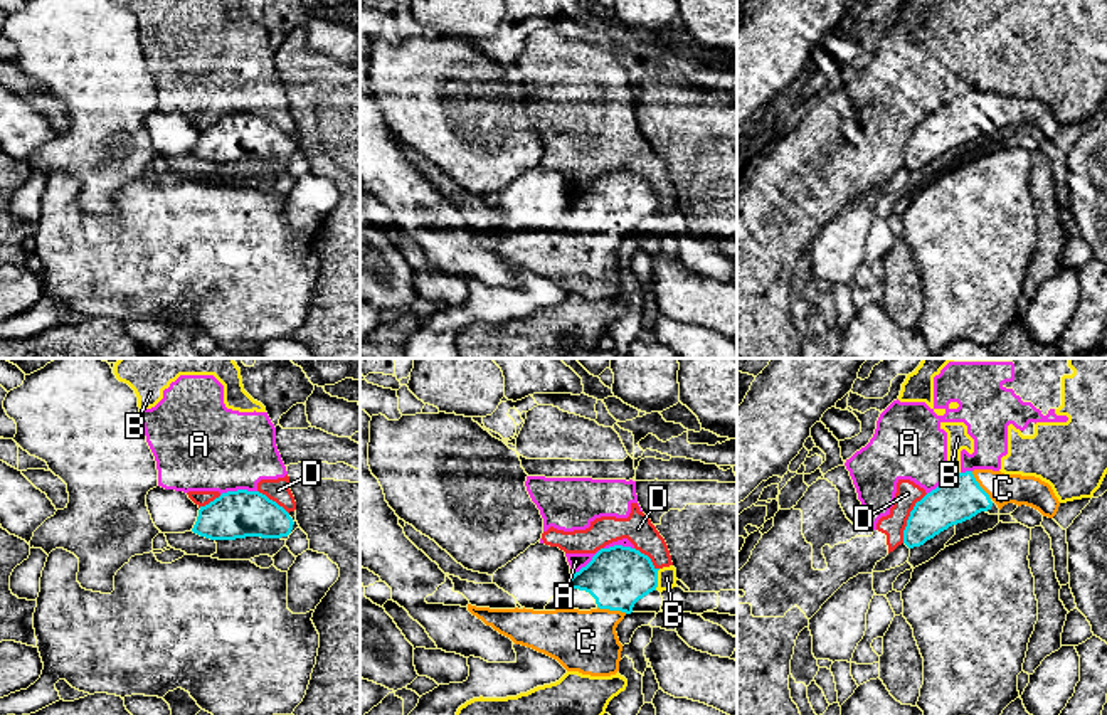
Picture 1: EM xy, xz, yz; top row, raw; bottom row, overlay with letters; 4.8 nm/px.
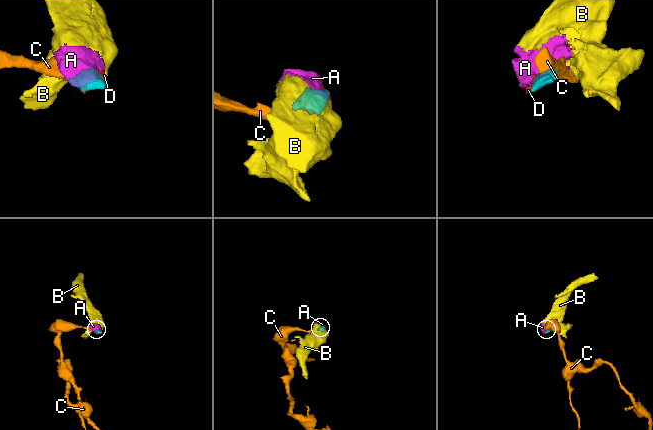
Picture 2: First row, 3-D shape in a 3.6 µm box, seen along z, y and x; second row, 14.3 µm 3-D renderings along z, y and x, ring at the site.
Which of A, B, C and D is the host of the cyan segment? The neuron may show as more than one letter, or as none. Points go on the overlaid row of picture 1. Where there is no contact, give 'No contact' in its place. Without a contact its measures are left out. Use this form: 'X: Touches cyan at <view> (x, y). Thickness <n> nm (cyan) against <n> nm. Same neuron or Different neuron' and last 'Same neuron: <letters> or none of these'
A: Touches cyan at xy (238, 490). Thickness 220 nm (cyan) against 420 nm. Different neuron
B: Touches cyan at xz (656, 579). Thickness 300 nm (cyan) against 100 nm. Different neuron
C: Touches cyan at xz (613, 609). Thickness 300 nm (cyan) against 300 nm. Same neuron
D: Touches cyan at yz (909, 517). Thickness 220 nm (cyan) against 110 nm. Different neuron
Same neuron: C

